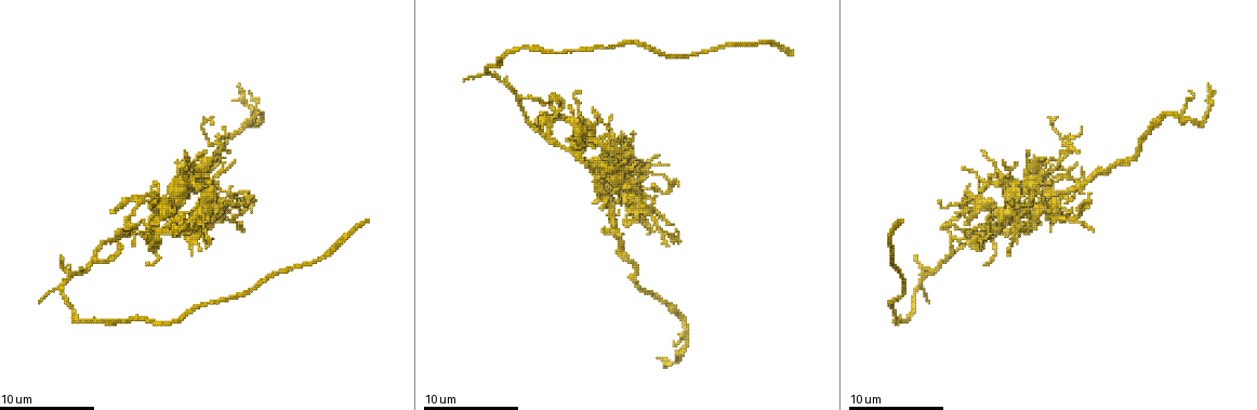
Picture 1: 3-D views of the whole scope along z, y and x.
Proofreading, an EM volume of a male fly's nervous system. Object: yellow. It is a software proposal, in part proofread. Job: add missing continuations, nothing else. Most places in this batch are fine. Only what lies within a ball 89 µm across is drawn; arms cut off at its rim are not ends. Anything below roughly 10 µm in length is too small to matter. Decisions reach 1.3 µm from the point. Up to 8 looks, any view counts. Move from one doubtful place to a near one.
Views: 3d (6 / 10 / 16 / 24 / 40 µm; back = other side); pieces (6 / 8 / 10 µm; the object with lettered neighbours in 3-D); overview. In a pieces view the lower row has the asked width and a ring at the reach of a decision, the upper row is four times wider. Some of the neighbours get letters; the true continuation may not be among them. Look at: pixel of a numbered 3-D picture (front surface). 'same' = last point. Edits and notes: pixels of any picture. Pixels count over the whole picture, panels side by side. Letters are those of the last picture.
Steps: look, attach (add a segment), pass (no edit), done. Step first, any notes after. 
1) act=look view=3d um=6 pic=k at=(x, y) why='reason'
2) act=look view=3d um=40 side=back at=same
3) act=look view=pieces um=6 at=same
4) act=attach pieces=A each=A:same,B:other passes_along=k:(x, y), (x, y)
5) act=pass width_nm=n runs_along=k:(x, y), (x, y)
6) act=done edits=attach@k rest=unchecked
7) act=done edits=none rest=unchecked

act=look view=pieces um=8 pic=1 at=(899, 220) why='long arm stops here'

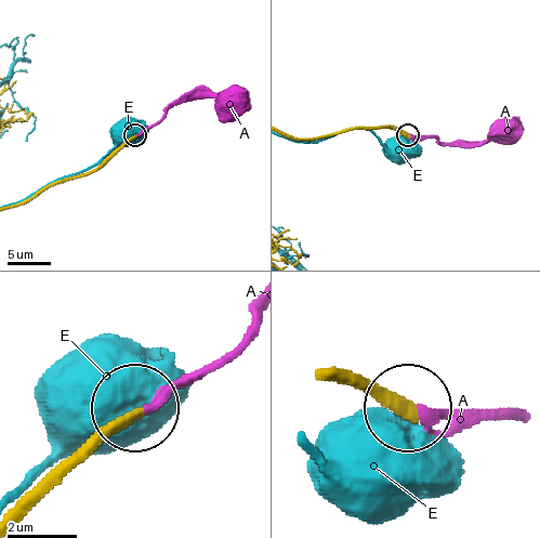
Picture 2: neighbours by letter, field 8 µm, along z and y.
act=attach pieces=A each=A:same,E:other passes_along=2:(115, 156), (179, 101), (248, 94) found='the neuron continues'

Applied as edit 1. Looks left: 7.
act=look view=pieces um=8 pic=1 at=(120, 242) why='free end'

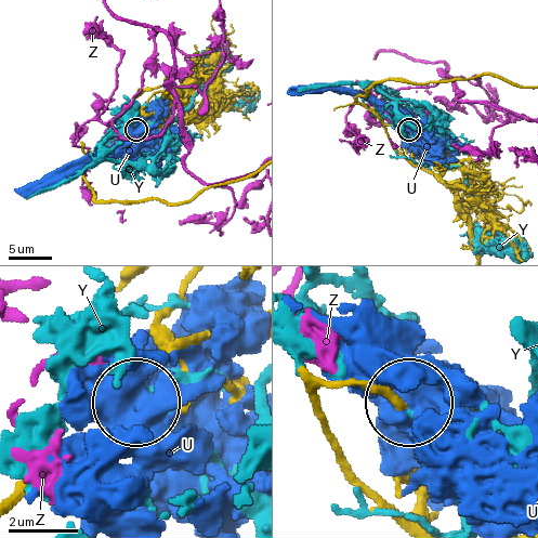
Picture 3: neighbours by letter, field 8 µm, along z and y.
act=pass width_nm=250 each=U:other,Y:other,Z:other found='none of them fits'

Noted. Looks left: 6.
act=look view=pieces um=10 pic=1 at=(64, 256) why='an open end'

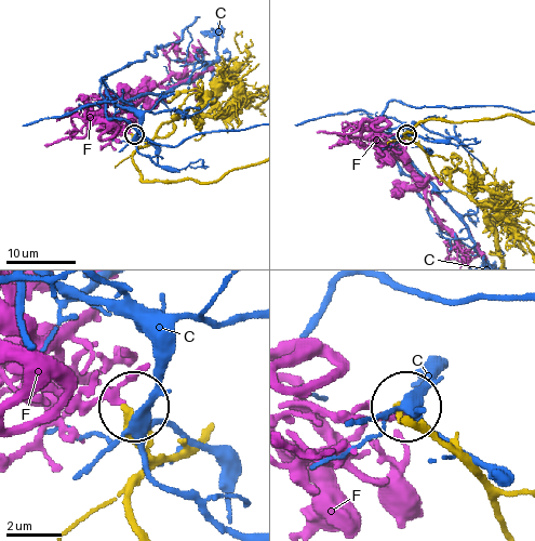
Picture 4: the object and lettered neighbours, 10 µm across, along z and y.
act=pass width_nm=270 each=C:other,F:other found='no lettered segment goes on from it'

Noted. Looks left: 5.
act=look view=pieces um=8 pic=1 at=(667, 246) why='tapers out'

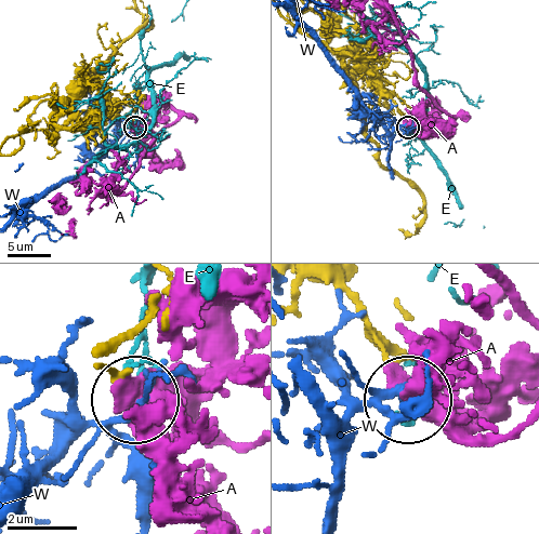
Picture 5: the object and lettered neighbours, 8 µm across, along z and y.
act=pass each=A:other,E:other,W:other found='none of them fits'

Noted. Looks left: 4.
act=done edits=attach@2 rest=unchecked

